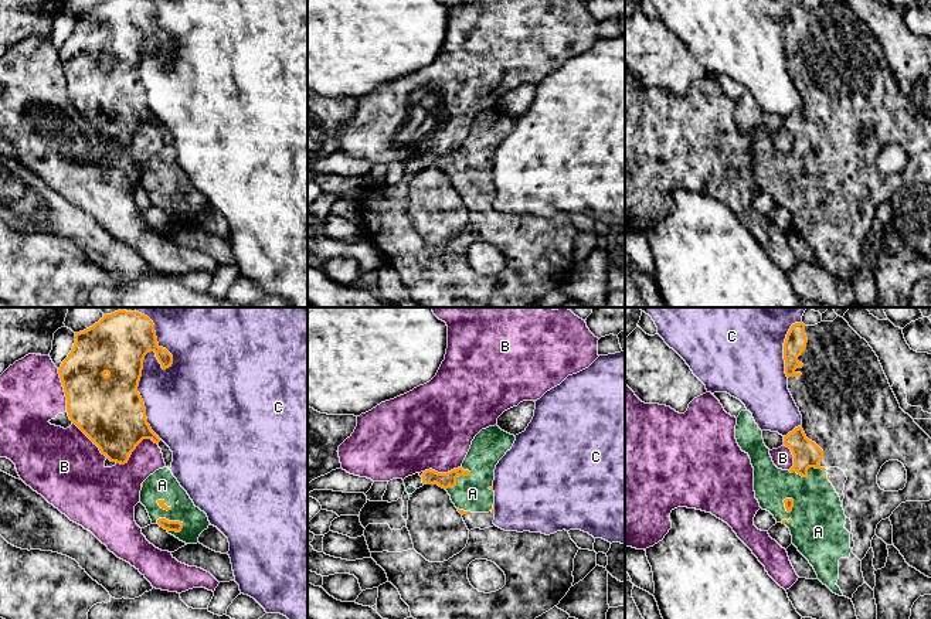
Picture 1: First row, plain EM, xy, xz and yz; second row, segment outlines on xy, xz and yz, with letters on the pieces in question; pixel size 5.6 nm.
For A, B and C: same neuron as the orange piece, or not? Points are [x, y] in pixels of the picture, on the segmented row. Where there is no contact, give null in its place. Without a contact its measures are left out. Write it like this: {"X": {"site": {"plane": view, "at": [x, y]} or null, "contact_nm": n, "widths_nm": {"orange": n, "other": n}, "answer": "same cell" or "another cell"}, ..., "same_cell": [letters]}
{"A": {"site": {"plane": "xy", "at": [170, 521]}, "contact_nm": 170, "widths_nm": {"orange": 60, "other": 170}, "answer": "same cell"}, "B": {"site": {"plane": "xy", "at": [64, 390]}, "contact_nm": 240, "widths_nm": {"orange": 360, "other": 360}, "answer": "another cell"}, "C": {"site": {"plane": "xy", "at": [149, 351]}, "contact_nm": 750, "widths_nm": {"orange": 340, "other": 340}, "answer": "another cell"}, "same_cell": ["A"]}

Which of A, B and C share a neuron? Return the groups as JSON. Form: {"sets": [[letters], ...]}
{"sets": [["A"], ["B"], ["C"]]}

